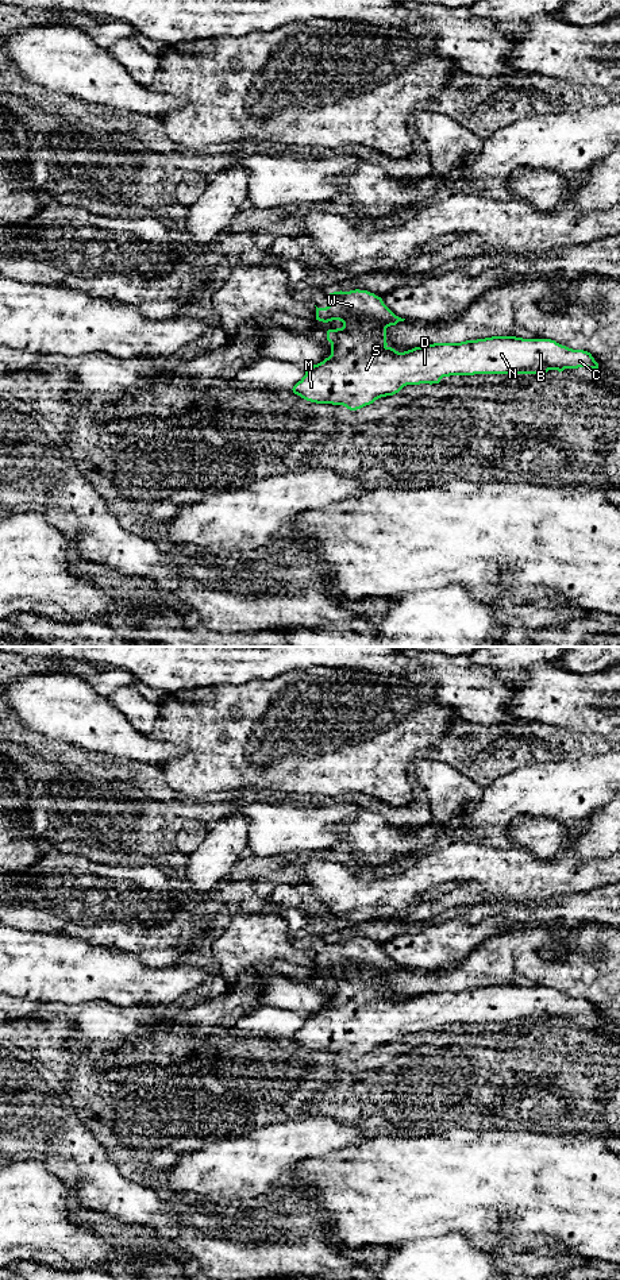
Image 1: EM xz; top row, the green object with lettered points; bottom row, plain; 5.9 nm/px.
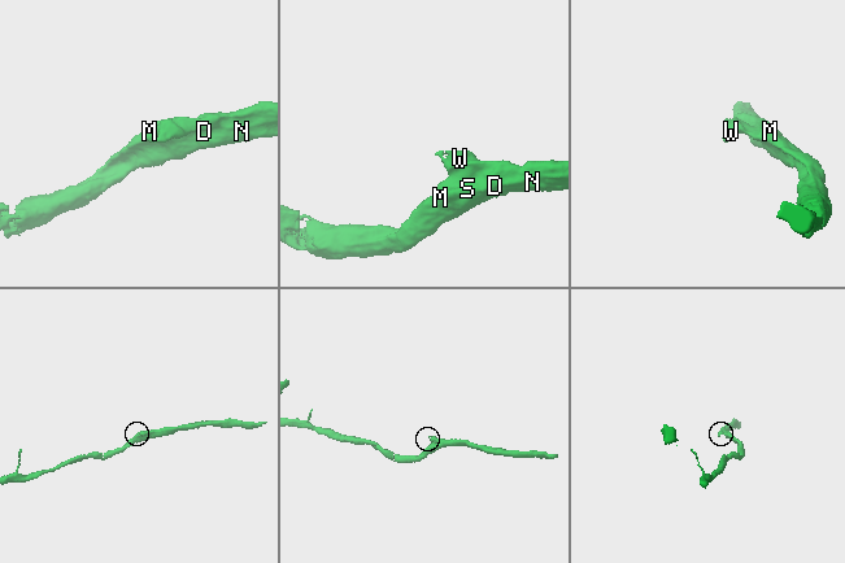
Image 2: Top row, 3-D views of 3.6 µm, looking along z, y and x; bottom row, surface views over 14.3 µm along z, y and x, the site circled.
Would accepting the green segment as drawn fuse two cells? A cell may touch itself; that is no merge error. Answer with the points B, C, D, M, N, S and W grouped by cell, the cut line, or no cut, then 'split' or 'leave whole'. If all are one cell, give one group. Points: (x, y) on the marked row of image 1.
B C D M N S W; no cut; leave whole

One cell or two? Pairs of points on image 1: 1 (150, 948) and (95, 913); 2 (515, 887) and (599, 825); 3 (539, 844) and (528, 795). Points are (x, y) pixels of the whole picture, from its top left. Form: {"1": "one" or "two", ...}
{"1": "one", "2": "two", "3": "two"}

